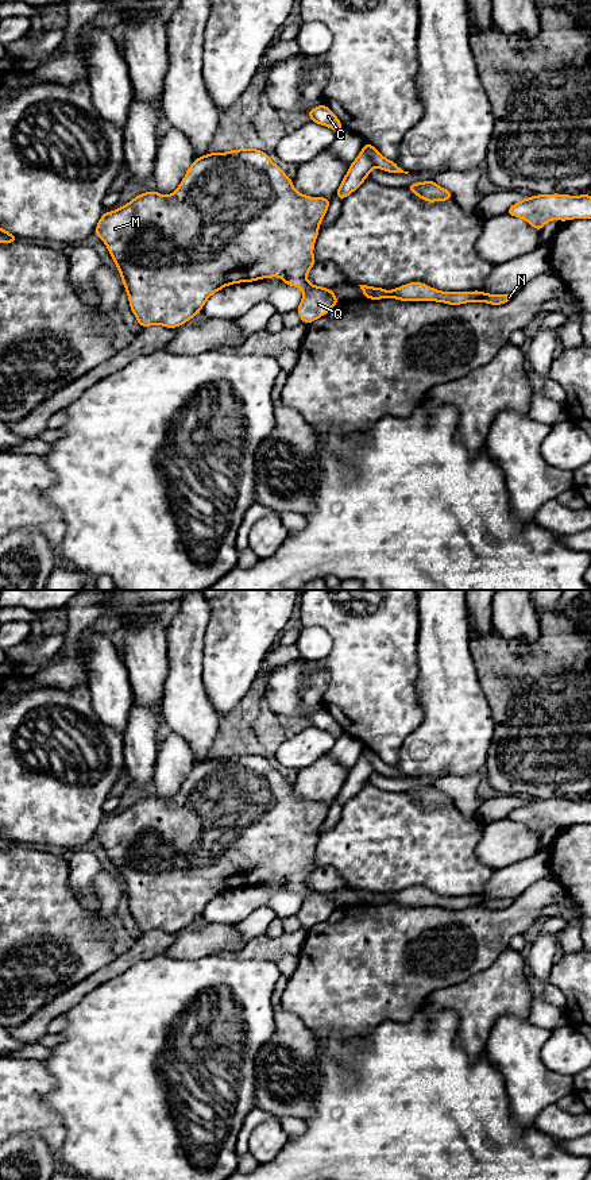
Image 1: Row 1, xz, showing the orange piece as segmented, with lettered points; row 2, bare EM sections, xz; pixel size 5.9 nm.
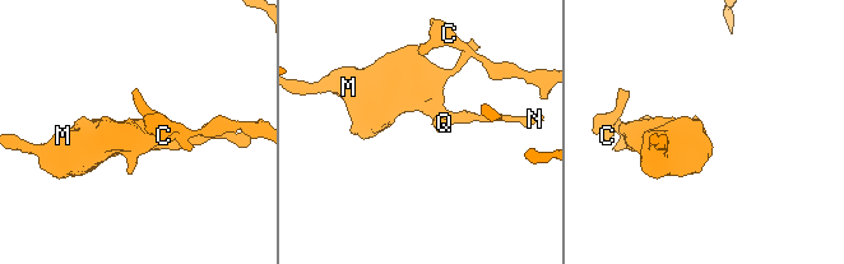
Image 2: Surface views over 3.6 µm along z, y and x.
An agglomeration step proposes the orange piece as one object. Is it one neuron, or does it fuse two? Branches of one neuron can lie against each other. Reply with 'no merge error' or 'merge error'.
merge error

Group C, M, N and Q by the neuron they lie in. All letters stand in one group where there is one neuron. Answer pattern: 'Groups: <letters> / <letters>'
Groups: C / M N Q

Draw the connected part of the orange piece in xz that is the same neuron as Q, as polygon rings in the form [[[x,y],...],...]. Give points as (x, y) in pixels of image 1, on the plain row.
[[[232,753],[194,763],[179,791],[167,802],[150,795],[116,815],[104,817],[94,838],[107,849],[128,898],[131,915],[142,933],[152,929],[177,933],[198,919],[205,906],[220,894],[277,880],[285,890],[304,895],[296,917],[308,930],[340,907],[332,894],[306,886],[308,876],[316,869],[313,852],[329,807],[327,802],[298,798],[291,783],[264,756]]]

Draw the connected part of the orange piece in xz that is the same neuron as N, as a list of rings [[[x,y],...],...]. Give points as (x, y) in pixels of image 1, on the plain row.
[[[409,887],[387,896],[385,892],[359,890],[363,903],[381,905],[397,903],[399,906],[437,906],[449,910],[482,906],[490,910],[503,910],[514,903],[514,898],[488,899],[480,895],[474,896],[441,896],[422,887]]]

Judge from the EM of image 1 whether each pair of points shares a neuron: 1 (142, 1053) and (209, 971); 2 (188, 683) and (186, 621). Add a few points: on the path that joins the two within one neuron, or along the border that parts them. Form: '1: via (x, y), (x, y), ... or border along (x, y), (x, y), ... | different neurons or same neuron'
1: via (147, 1033), (189, 991) | same neuron
2: via (186, 668), (186, 636) | same neuron

